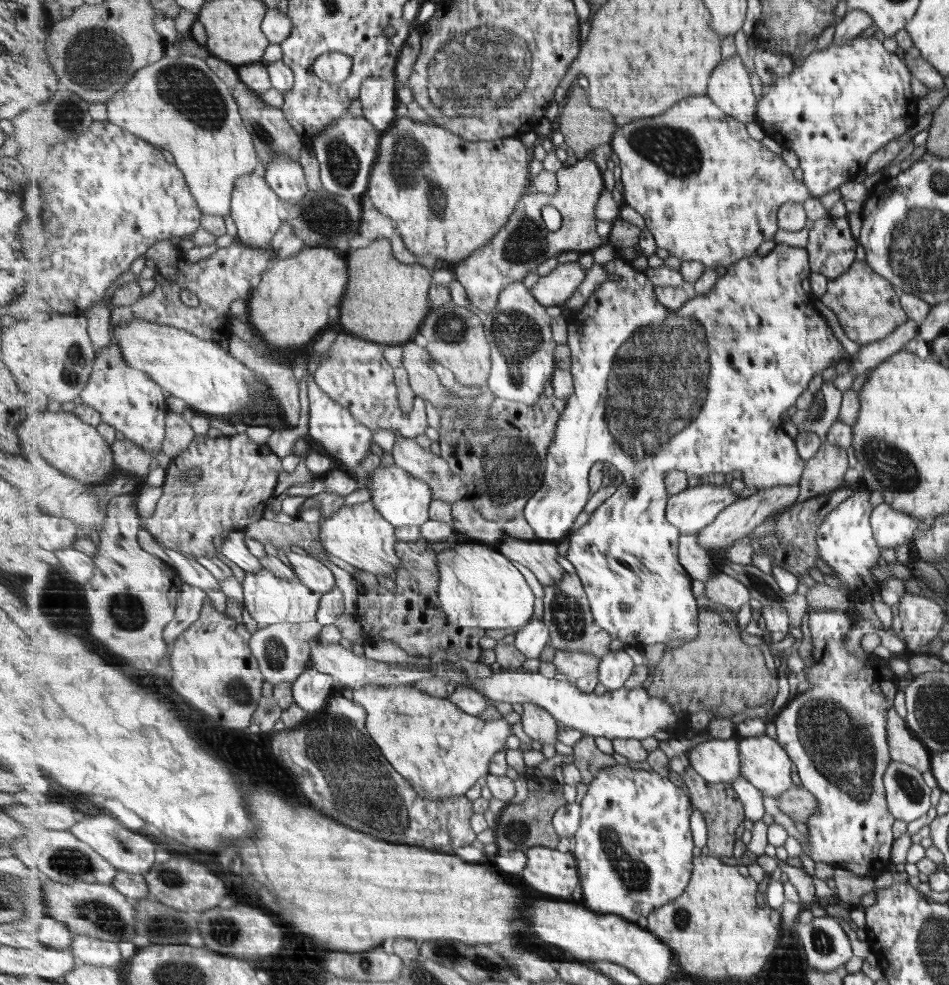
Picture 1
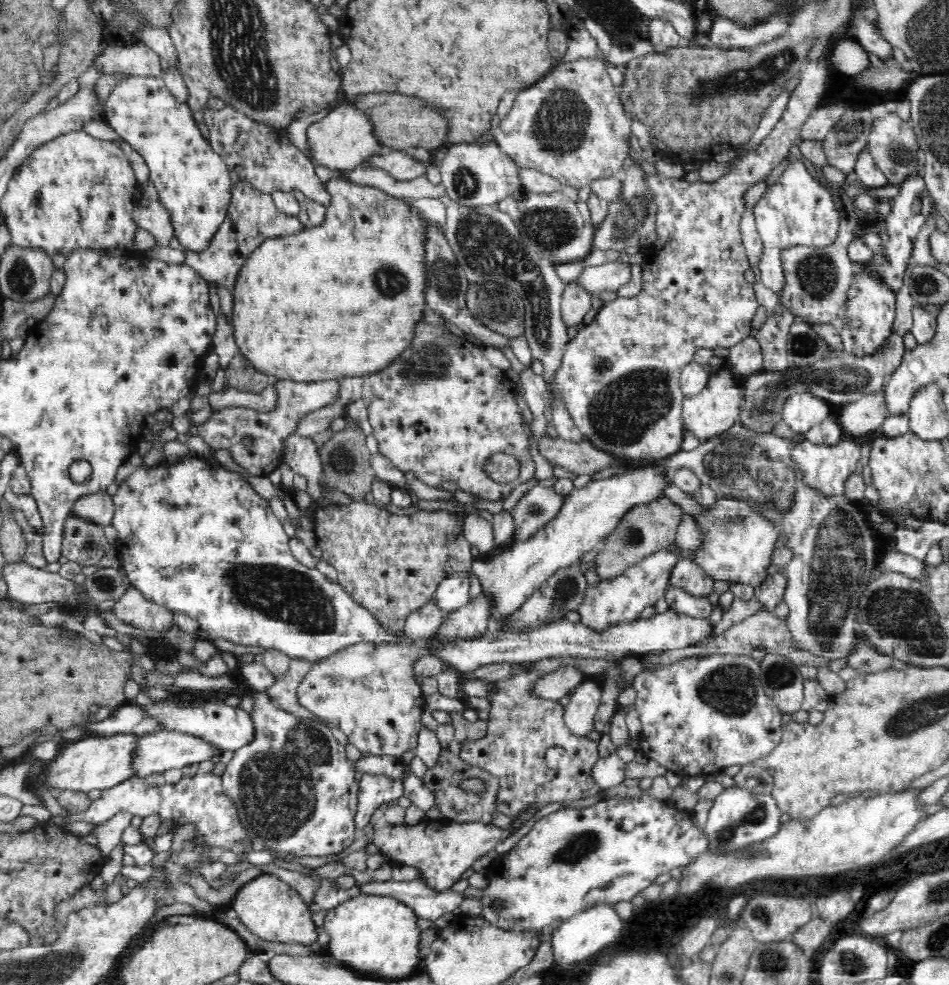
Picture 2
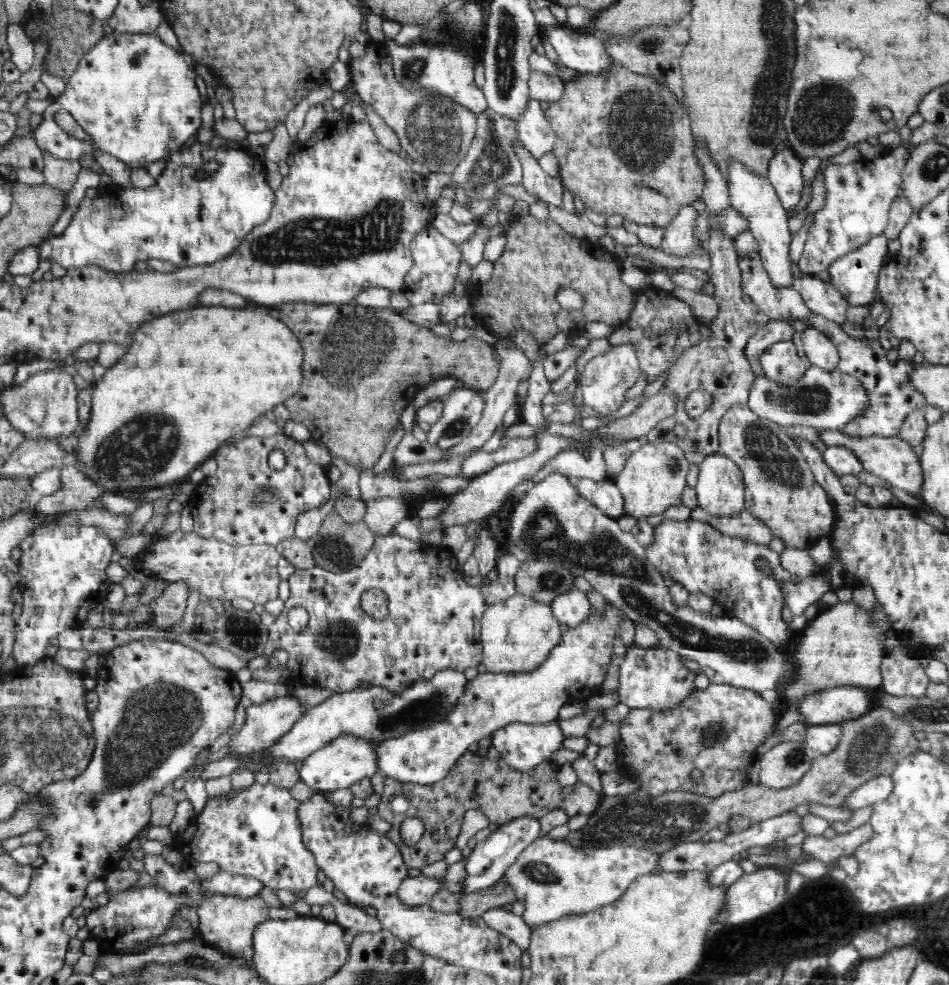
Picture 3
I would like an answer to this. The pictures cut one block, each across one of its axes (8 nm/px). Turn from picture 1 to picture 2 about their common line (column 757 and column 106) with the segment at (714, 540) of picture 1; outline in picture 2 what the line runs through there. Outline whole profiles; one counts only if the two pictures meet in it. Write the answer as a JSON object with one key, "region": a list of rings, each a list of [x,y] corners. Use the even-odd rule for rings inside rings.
{"region":[[[102,492],[79,498],[74,503],[72,512],[73,516],[105,529],[112,525],[115,506],[112,496],[107,492]]]}

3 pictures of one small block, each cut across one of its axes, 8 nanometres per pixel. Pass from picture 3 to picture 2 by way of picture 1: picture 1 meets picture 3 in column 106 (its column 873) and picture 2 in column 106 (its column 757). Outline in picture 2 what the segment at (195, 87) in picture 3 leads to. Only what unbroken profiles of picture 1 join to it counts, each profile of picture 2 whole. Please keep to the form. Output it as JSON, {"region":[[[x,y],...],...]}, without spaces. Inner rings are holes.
{"region":[[[134,76],[113,87],[104,119],[147,163],[149,181],[170,211],[179,244],[188,250],[204,250],[226,218],[232,180],[226,163],[200,133],[189,106],[179,102],[161,78]]]}

